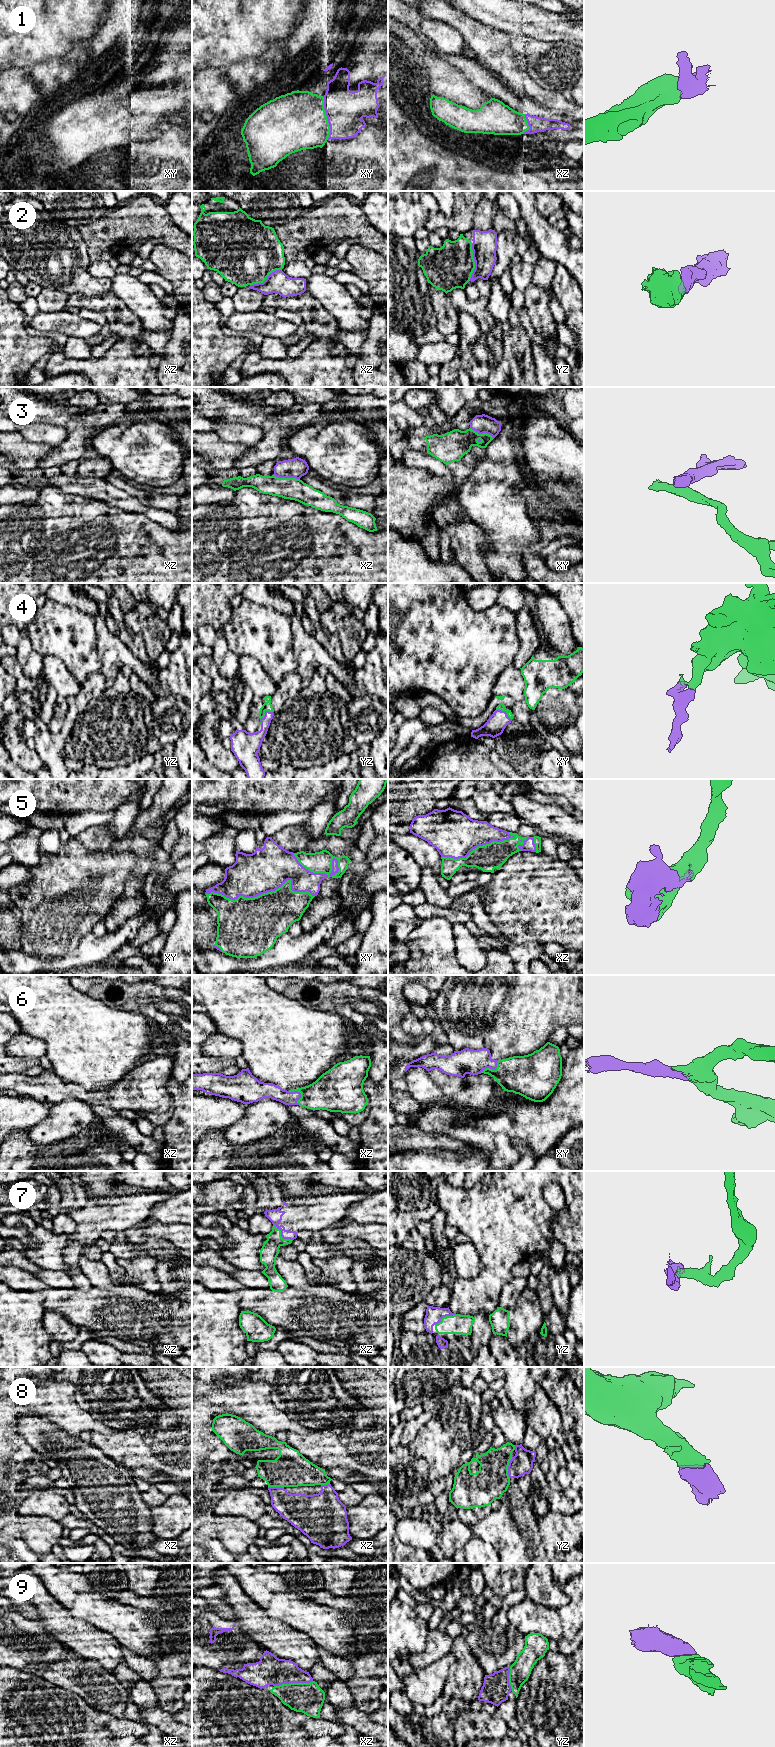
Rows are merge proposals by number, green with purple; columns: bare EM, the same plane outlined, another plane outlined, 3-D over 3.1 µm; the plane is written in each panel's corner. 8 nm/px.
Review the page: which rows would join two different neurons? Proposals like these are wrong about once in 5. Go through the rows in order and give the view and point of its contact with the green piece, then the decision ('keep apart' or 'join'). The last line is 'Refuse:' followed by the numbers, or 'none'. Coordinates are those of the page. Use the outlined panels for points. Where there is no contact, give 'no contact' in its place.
1: xy (326, 117) | join
2: yz (474, 262) | join
3: xz (286, 478) | keep apart
4: xy (503, 710) | join
5: xy (263, 894) | join
6: xz (300, 1092) | join
7: xz (280, 1235) | join
8: yz (507, 1468) | join
9: xz (293, 1683) | join
Refuse: 3

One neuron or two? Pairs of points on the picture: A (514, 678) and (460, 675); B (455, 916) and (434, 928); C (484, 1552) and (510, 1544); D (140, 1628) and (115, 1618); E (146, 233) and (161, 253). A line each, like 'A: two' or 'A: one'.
A: two
B: two
C: two
D: one
E: two

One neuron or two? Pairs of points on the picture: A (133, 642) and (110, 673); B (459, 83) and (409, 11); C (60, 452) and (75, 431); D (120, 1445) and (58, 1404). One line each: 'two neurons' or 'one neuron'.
A: two neurons
B: two neurons
C: one neuron
D: two neurons

